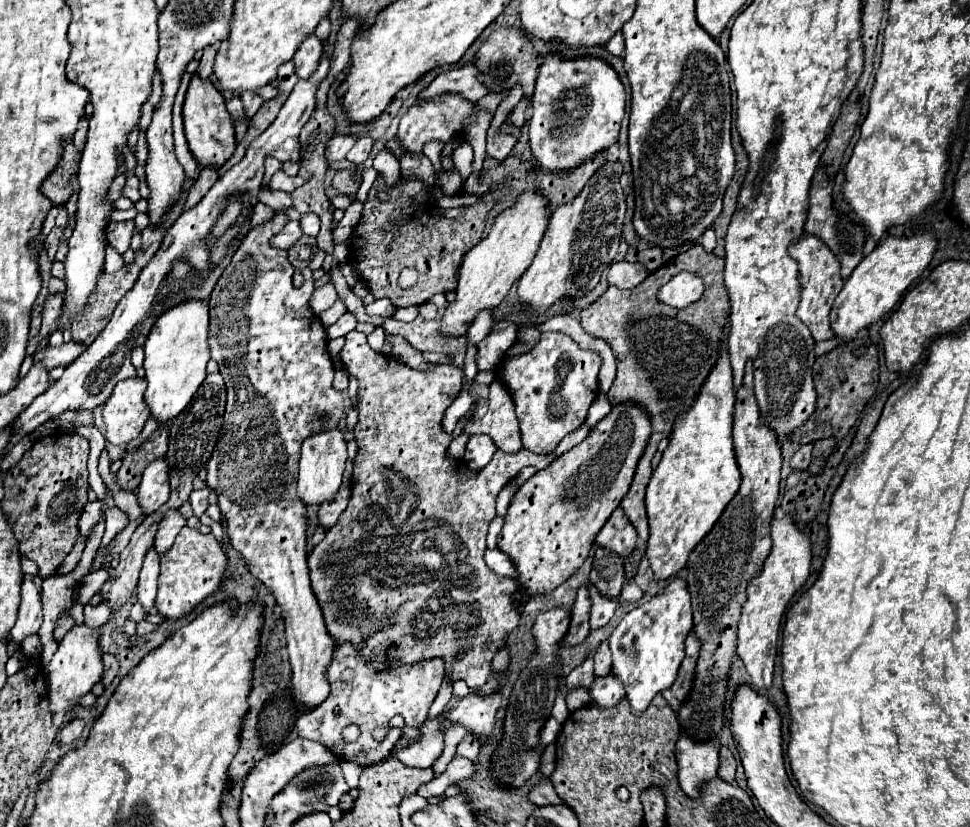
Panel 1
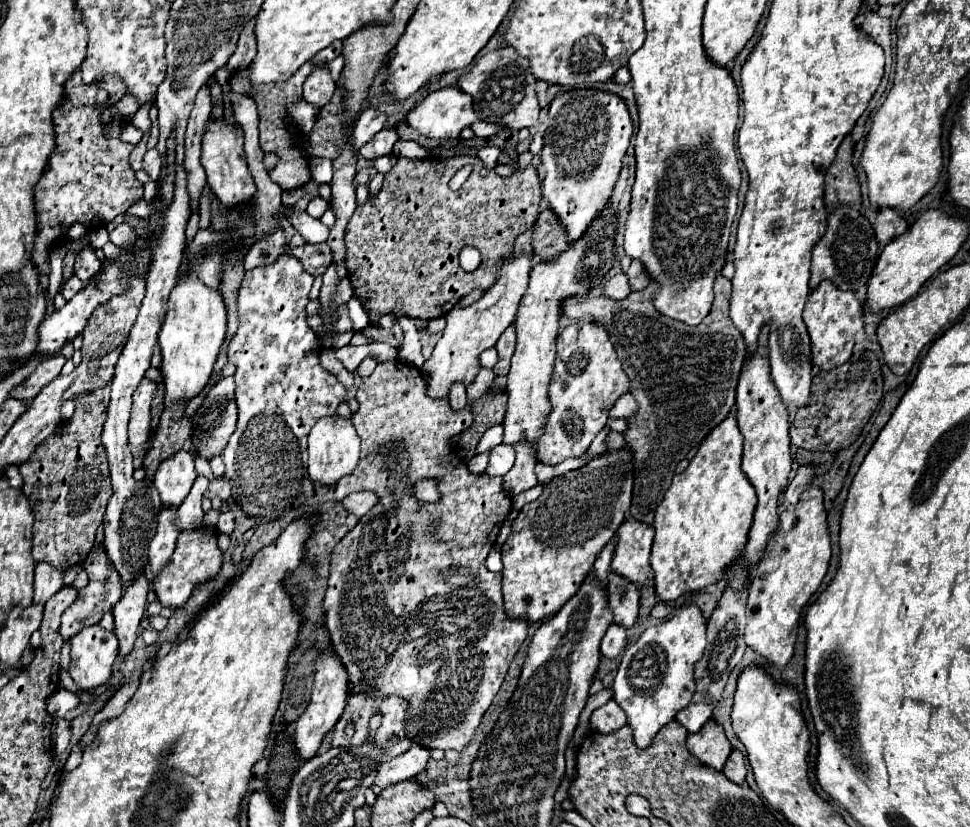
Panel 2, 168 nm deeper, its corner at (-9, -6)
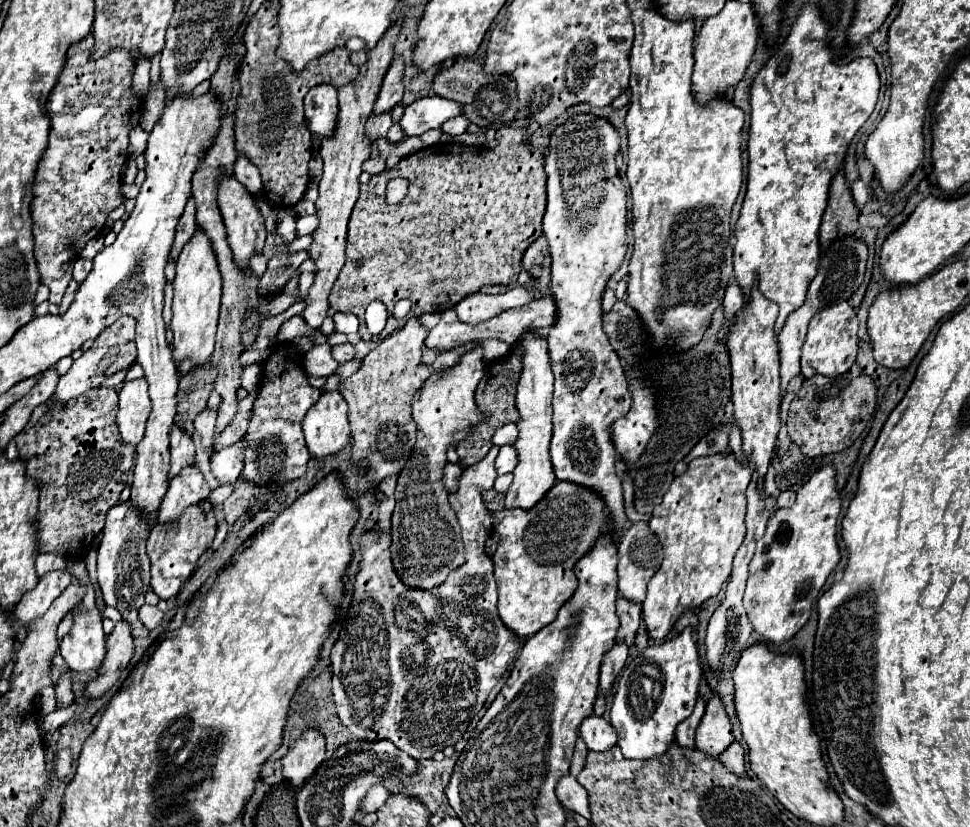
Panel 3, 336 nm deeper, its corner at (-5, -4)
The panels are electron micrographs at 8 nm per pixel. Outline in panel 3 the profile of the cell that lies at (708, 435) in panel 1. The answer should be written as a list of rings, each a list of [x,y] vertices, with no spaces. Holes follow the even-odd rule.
[[[733,453],[699,457],[689,463],[683,475],[673,479],[669,491],[663,497],[663,503],[655,507],[649,527],[661,539],[665,559],[661,563],[661,569],[649,581],[647,599],[643,601],[645,629],[655,645],[665,641],[665,637],[671,633],[681,613],[685,613],[687,609],[697,609],[707,599],[715,597],[721,591],[723,583],[727,583],[733,569],[735,553],[745,539],[745,509],[747,509],[745,491],[747,485],[751,483],[751,475],[753,475],[751,467],[739,465]]]

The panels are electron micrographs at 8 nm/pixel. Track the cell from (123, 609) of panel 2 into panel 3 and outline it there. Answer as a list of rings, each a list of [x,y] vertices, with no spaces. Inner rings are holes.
[[[119,621],[113,633],[107,637],[107,655],[103,665],[99,667],[97,679],[85,685],[85,693],[89,699],[99,699],[105,695],[121,677],[123,669],[129,665],[133,657],[133,637],[127,621]]]

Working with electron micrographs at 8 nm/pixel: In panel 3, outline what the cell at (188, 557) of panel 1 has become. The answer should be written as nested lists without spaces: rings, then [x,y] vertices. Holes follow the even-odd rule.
[[[207,499],[199,501],[199,505],[191,505],[191,509],[187,509],[187,513],[183,513],[183,517],[175,521],[175,525],[171,525],[171,529],[159,523],[153,525],[151,537],[147,539],[147,555],[151,559],[151,589],[161,599],[171,599],[179,593],[183,581],[191,577],[201,553],[205,553],[211,545],[215,531],[217,521],[213,515],[213,507]]]

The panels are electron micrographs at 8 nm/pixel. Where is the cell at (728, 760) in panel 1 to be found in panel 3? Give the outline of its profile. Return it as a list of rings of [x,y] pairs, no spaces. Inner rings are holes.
[[[731,743],[729,747],[727,747],[727,751],[723,751],[721,755],[719,755],[719,761],[729,769],[729,771],[733,771],[733,773],[737,773],[737,775],[745,775],[745,749],[743,749],[743,745],[741,743]]]

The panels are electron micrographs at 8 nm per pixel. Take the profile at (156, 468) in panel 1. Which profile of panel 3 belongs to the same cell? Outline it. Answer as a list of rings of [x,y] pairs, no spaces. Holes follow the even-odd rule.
[[[173,427],[171,431],[171,471],[169,479],[179,475],[179,471],[195,461],[195,443],[187,431],[181,427]]]

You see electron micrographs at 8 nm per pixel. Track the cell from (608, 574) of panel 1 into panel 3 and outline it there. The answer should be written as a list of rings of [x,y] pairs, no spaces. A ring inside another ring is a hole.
[[[619,597],[617,599],[617,615],[621,619],[617,641],[623,641],[627,647],[631,647],[635,641],[639,623],[641,623],[641,605],[635,605],[635,603]]]

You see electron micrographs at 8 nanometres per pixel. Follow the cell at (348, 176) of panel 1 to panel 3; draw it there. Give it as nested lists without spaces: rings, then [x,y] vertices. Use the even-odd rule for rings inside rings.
[[[371,155],[371,157],[363,163],[363,169],[365,169],[369,175],[381,173],[381,171],[385,171],[385,159],[379,157],[379,155]]]

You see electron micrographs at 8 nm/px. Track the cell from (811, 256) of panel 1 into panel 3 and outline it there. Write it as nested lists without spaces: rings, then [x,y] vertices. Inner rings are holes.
[[[849,303],[827,307],[825,311],[817,313],[807,331],[807,341],[803,345],[801,355],[801,373],[805,379],[815,375],[825,377],[839,377],[851,369],[857,359],[857,315]]]

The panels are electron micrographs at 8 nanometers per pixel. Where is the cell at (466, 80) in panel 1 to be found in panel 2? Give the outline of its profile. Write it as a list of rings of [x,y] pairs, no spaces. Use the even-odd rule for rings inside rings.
[[[457,85],[429,93],[409,115],[407,123],[431,139],[459,139],[463,127],[477,121],[473,101]]]

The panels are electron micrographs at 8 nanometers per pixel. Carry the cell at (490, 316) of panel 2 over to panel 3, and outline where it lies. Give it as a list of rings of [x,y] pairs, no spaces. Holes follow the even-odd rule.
[[[473,349],[467,355],[461,357],[459,365],[455,365],[451,371],[445,371],[443,375],[433,373],[427,383],[417,391],[413,399],[413,421],[417,425],[417,441],[413,447],[411,457],[407,459],[407,465],[403,467],[395,491],[395,511],[393,511],[393,527],[391,527],[391,559],[395,573],[399,573],[399,579],[405,585],[417,587],[417,589],[431,589],[439,587],[447,575],[465,561],[463,553],[463,541],[461,541],[461,527],[455,517],[455,511],[449,505],[449,491],[443,485],[443,467],[449,463],[447,461],[447,449],[451,445],[459,445],[461,441],[467,439],[467,435],[489,415],[483,415],[479,407],[475,405],[475,389],[483,377],[483,361],[481,361],[481,349]]]

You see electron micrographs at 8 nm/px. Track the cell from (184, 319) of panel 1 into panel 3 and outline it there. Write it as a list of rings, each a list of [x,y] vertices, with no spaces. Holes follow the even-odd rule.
[[[201,229],[195,231],[195,235],[183,247],[177,259],[177,277],[173,281],[173,289],[173,359],[175,363],[183,359],[191,359],[195,365],[207,363],[215,347],[215,331],[221,305],[221,273],[217,267],[217,257],[213,253],[211,241],[207,235],[203,235]]]

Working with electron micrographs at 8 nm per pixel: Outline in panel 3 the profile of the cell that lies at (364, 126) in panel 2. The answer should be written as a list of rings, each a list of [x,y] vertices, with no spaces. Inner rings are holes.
[[[395,57],[395,61],[391,63],[391,67],[389,67],[385,79],[383,79],[379,97],[375,101],[375,109],[373,109],[375,113],[383,113],[387,109],[393,109],[393,105],[397,105],[403,99],[403,93],[405,93],[403,69],[405,69],[403,59]]]

